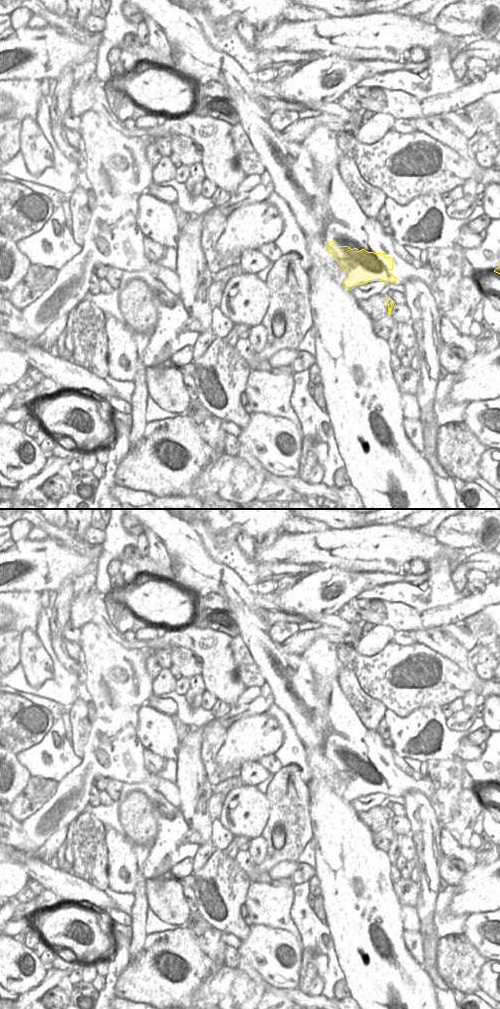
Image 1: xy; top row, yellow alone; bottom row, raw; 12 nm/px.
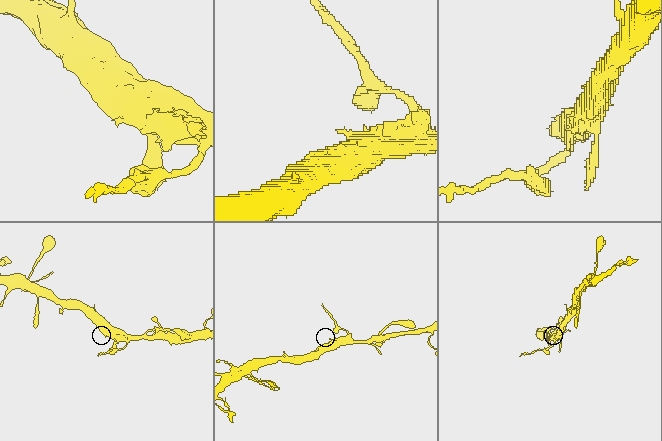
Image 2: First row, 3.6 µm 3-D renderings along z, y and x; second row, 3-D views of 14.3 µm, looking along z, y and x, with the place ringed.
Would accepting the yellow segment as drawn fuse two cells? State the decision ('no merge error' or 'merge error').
merge error

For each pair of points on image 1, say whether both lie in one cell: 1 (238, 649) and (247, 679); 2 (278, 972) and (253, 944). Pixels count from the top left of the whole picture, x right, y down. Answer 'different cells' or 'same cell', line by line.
1: same cell
2: same cell

